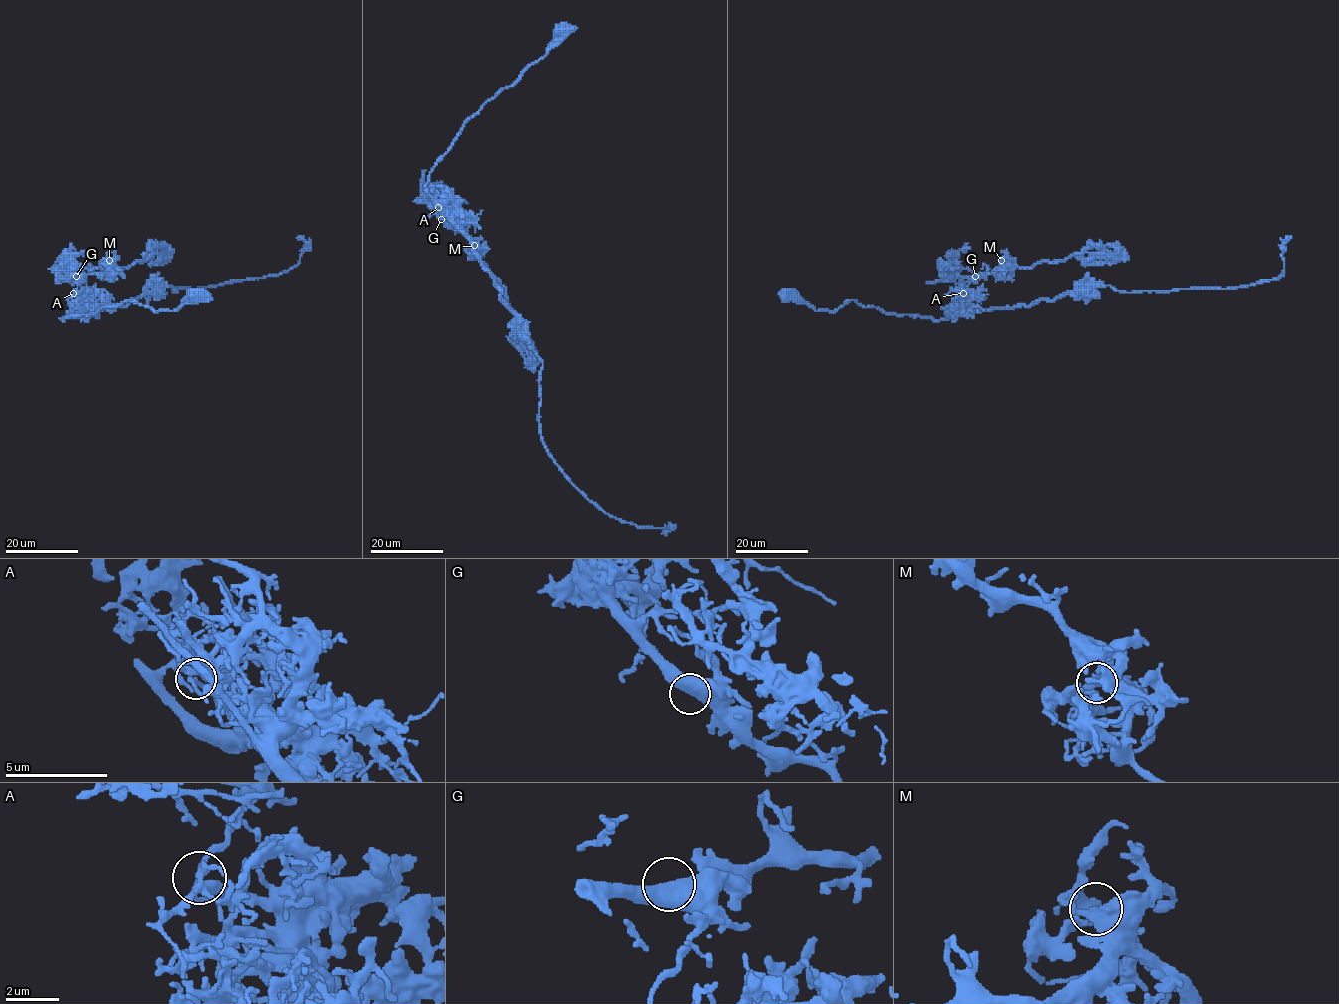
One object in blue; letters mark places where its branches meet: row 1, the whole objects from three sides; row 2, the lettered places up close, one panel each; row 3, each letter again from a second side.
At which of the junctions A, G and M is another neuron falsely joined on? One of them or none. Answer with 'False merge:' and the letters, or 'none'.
False merge: A

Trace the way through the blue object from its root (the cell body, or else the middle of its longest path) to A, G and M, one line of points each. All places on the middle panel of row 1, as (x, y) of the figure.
A: (563, 28), (560, 38), (541, 58), (465, 122), (433, 169), (426, 192), (438, 207)
G: (563, 28), (541, 58), (465, 122), (433, 169), (426, 192), (441, 206), (445, 215), (441, 219)
M: (563, 28), (541, 58), (465, 122), (430, 173), (426, 192), (474, 245)

